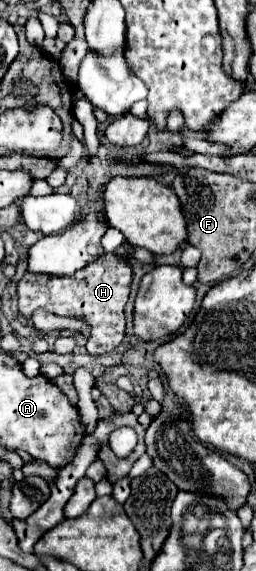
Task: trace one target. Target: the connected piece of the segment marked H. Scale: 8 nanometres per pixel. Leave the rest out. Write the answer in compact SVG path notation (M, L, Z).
M106 253L94 263L88 263L86 269L66 277L24 273L24 277L18 281L18 311L22 317L30 319L36 309L48 309L60 317L78 317L78 309L86 309L86 317L92 327L92 337L86 343L87 352L102 355L116 349L124 339L124 315L120 309L124 309L128 301L130 281L132 271L126 259L114 253Z

